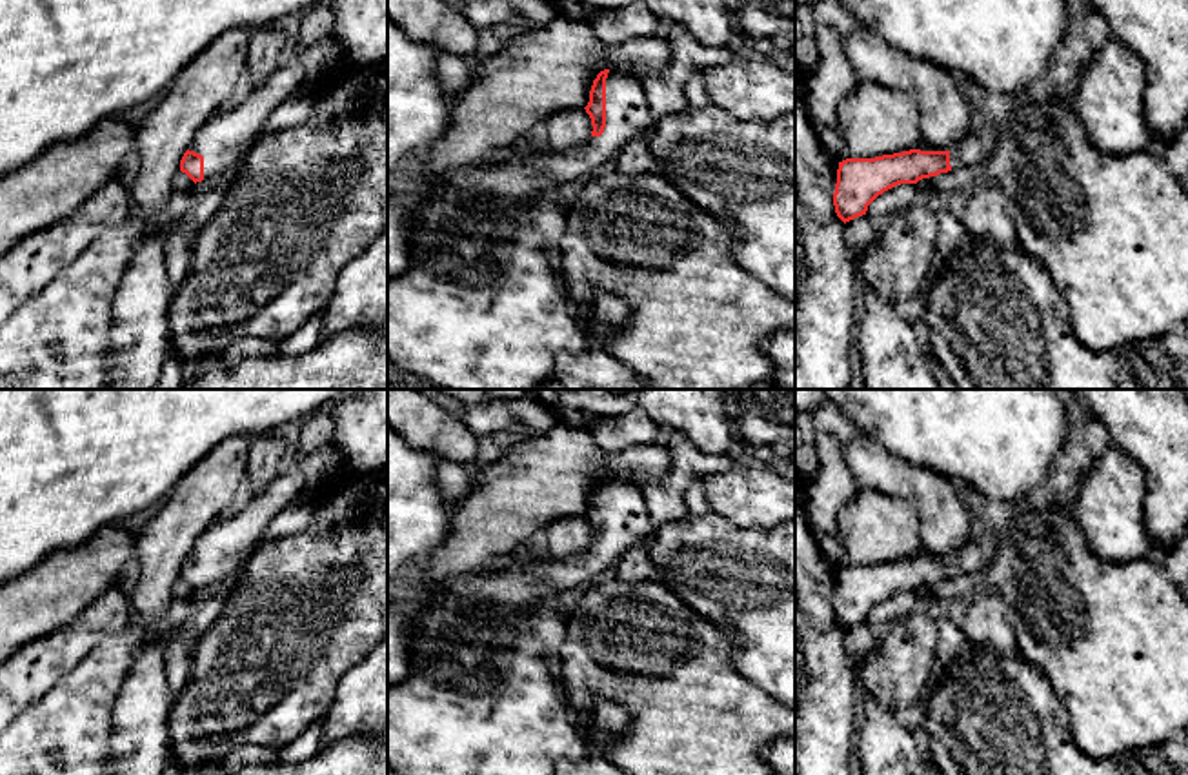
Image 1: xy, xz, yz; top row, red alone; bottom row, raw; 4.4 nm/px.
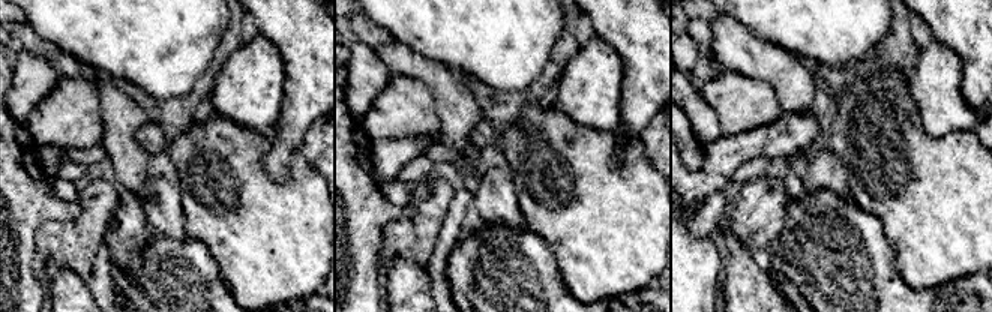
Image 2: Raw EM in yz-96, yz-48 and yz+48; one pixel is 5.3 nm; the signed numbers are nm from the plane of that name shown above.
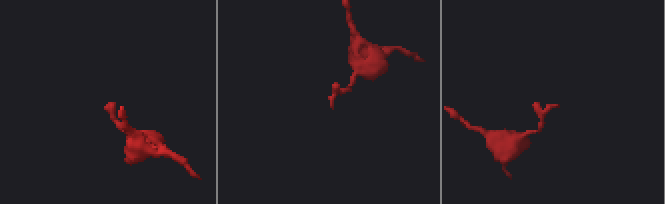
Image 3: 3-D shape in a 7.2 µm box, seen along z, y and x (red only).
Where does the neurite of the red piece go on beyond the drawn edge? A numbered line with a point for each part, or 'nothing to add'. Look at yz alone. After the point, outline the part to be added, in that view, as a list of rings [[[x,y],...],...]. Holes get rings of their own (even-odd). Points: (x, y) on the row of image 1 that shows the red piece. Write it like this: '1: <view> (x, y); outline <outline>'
1: yz (966, 153); outline [[[972,131],[962,140],[953,144],[948,151],[951,169],[970,167],[977,171],[982,164],[982,147],[979,138]]]

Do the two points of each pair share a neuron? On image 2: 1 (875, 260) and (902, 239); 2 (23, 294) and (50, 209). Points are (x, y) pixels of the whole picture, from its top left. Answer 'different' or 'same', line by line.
1: different
2: same

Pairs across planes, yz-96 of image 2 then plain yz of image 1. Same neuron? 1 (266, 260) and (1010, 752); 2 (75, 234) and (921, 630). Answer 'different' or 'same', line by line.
1: different
2: same

